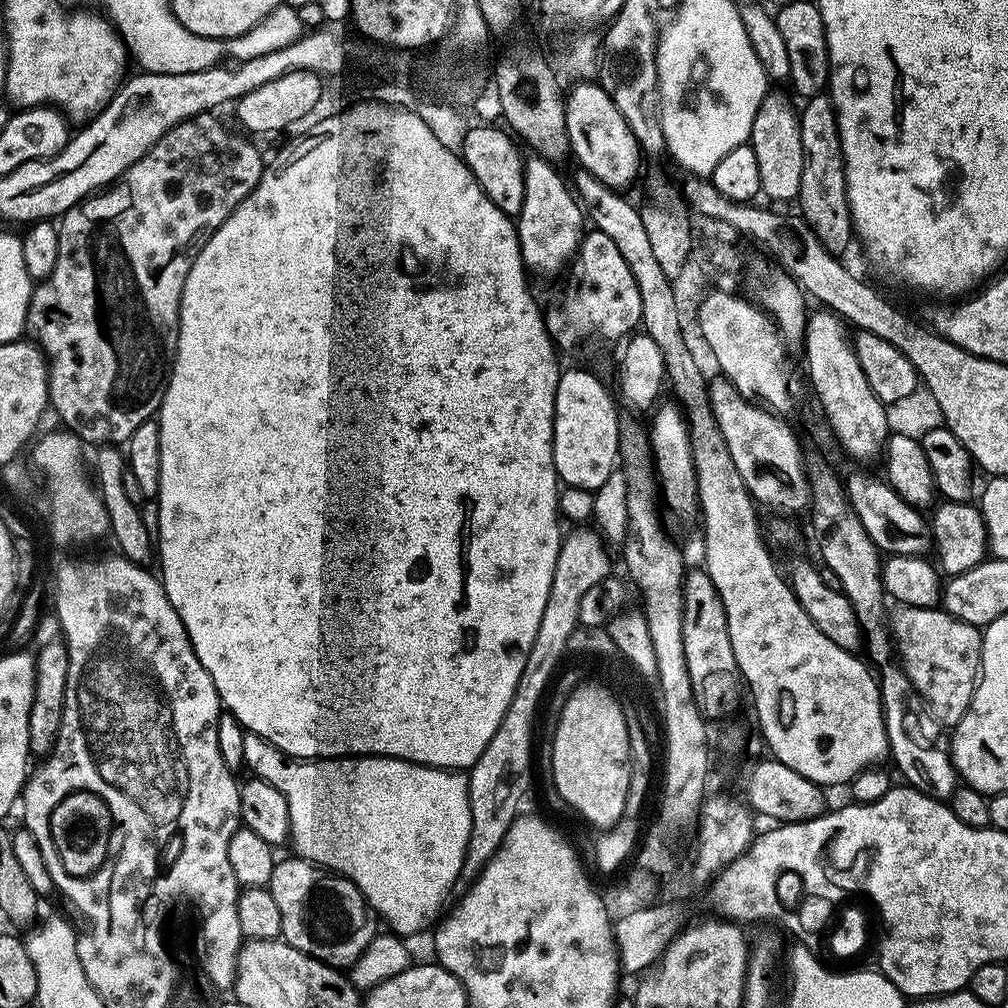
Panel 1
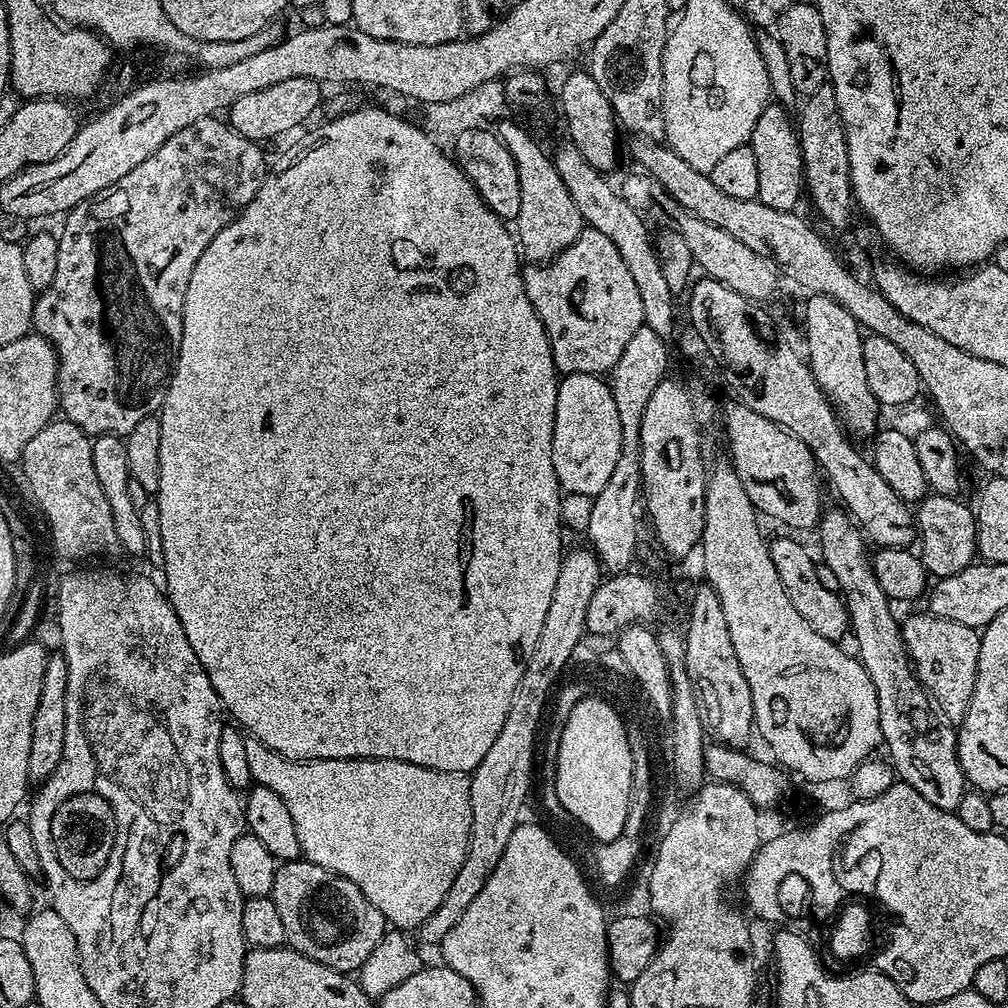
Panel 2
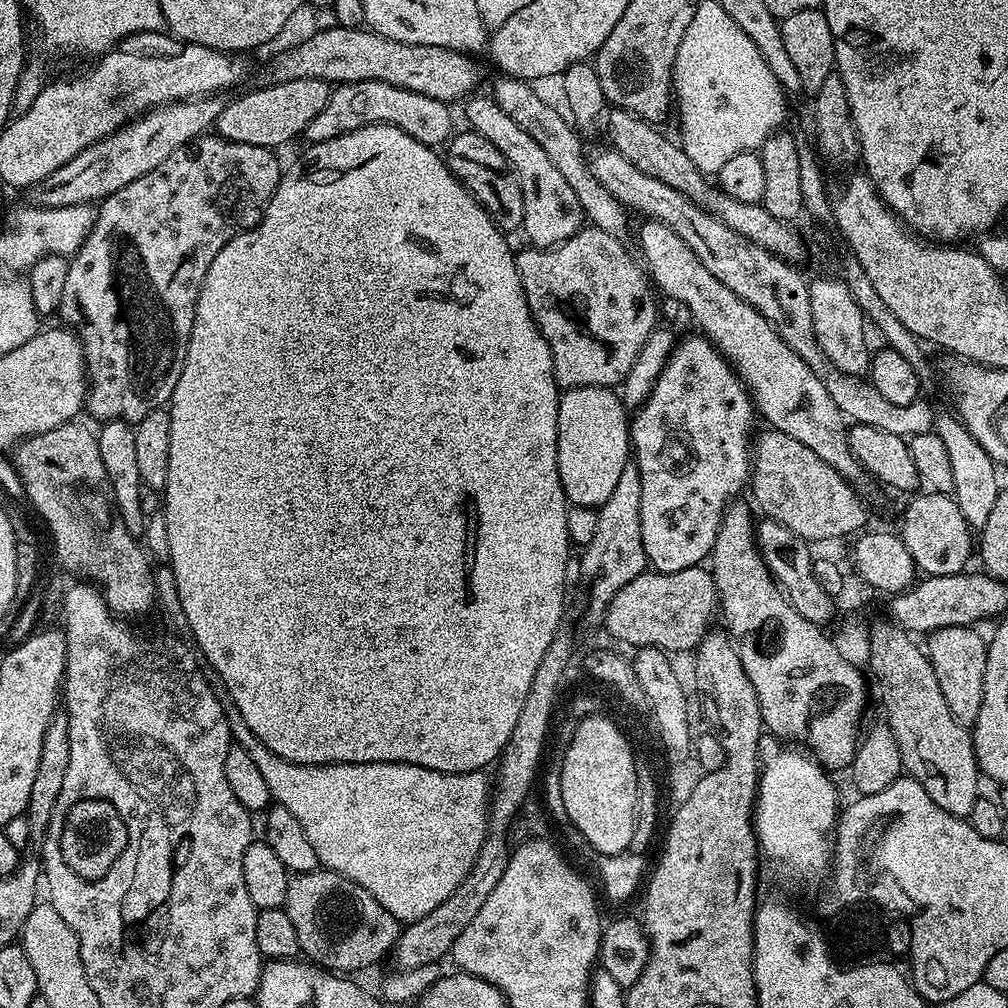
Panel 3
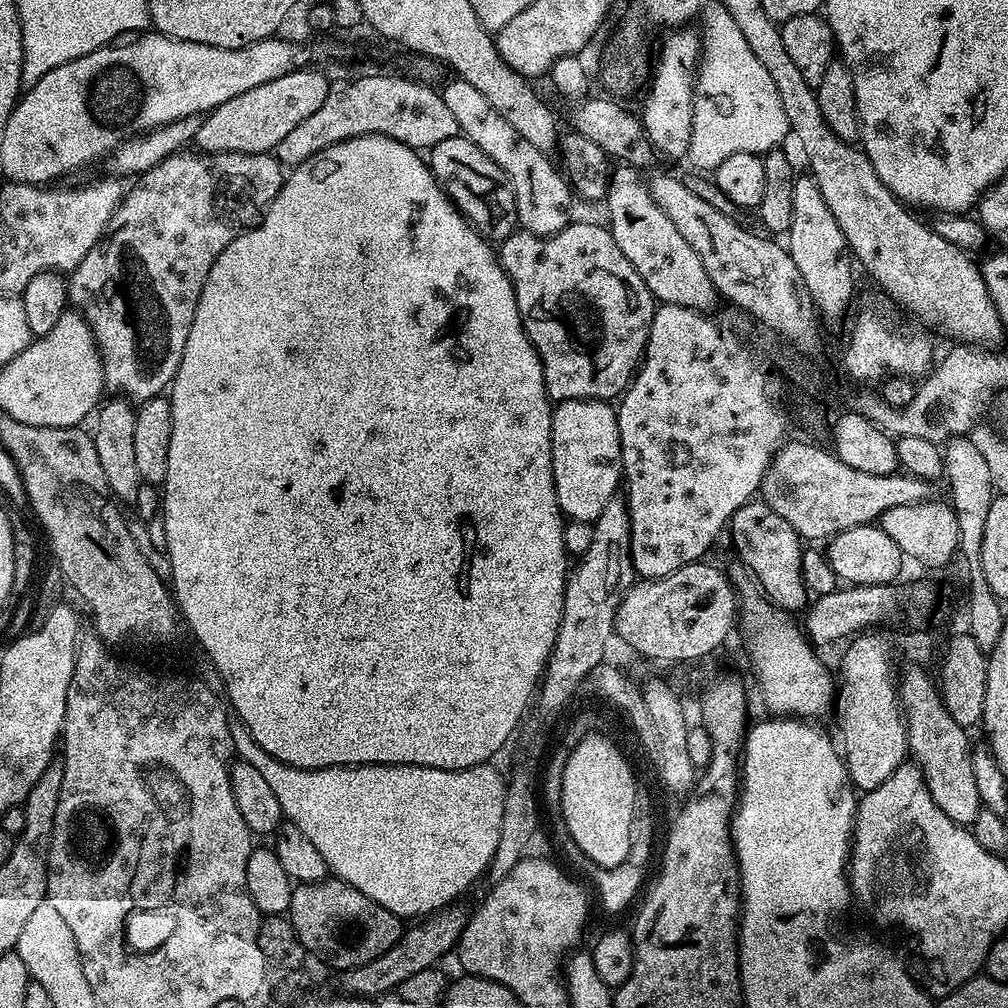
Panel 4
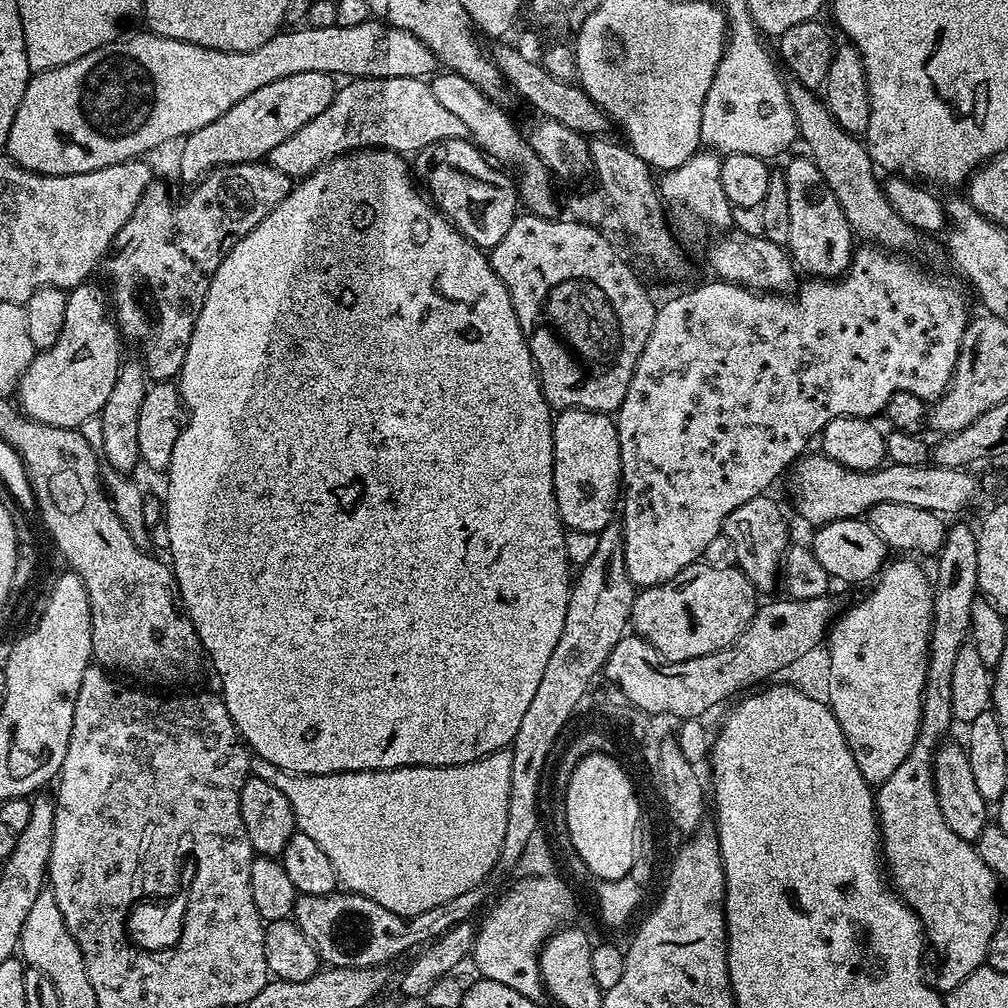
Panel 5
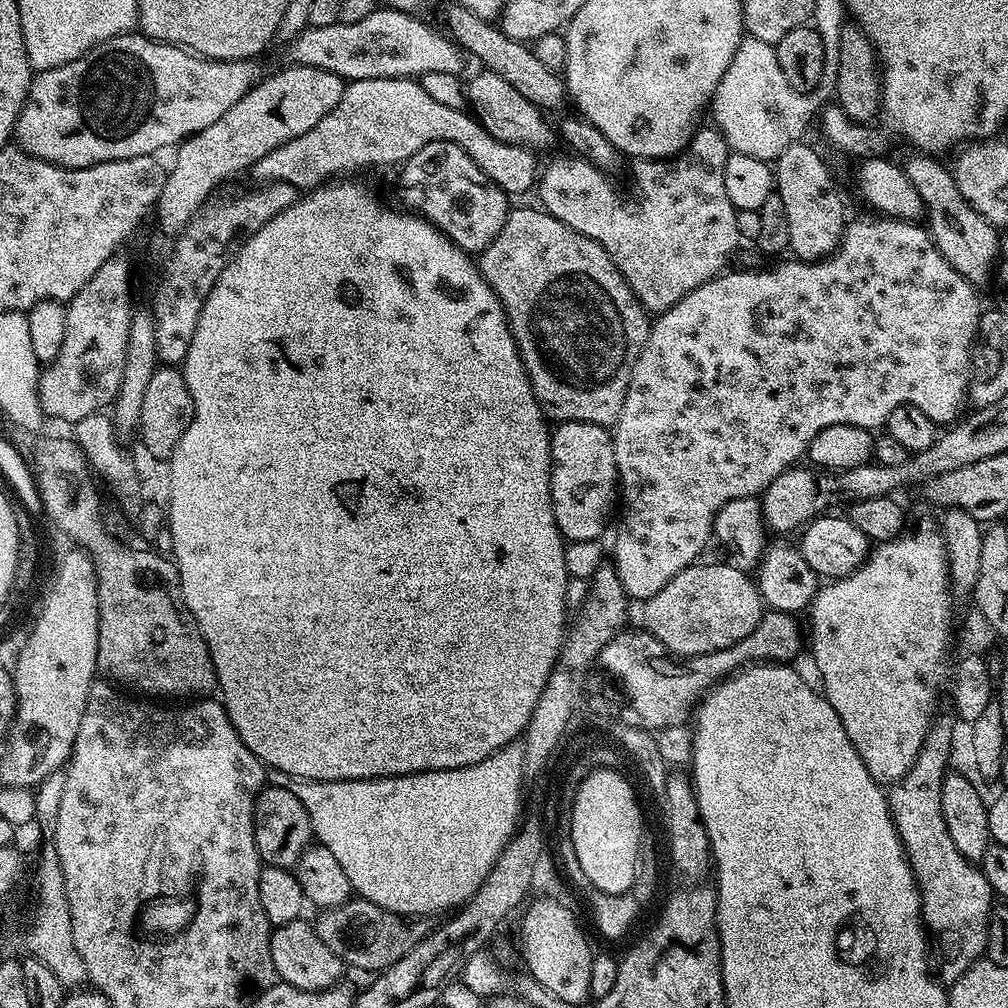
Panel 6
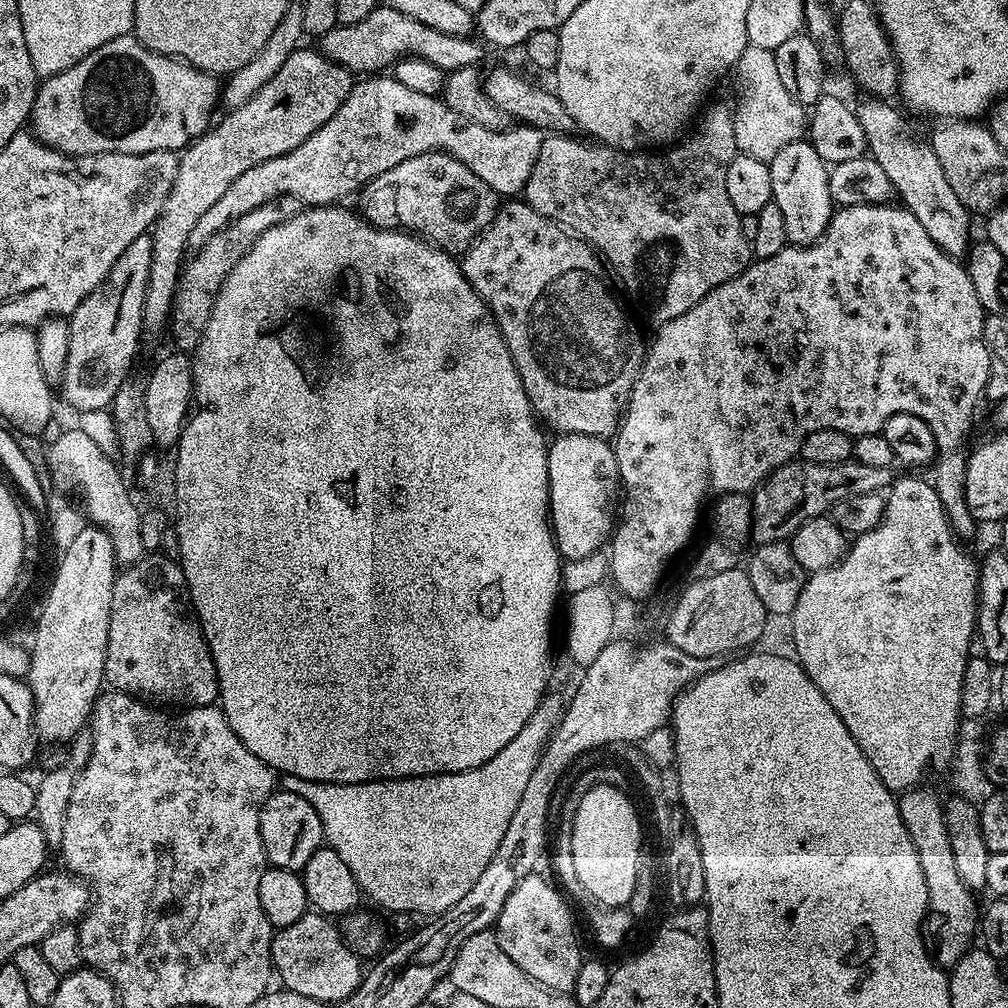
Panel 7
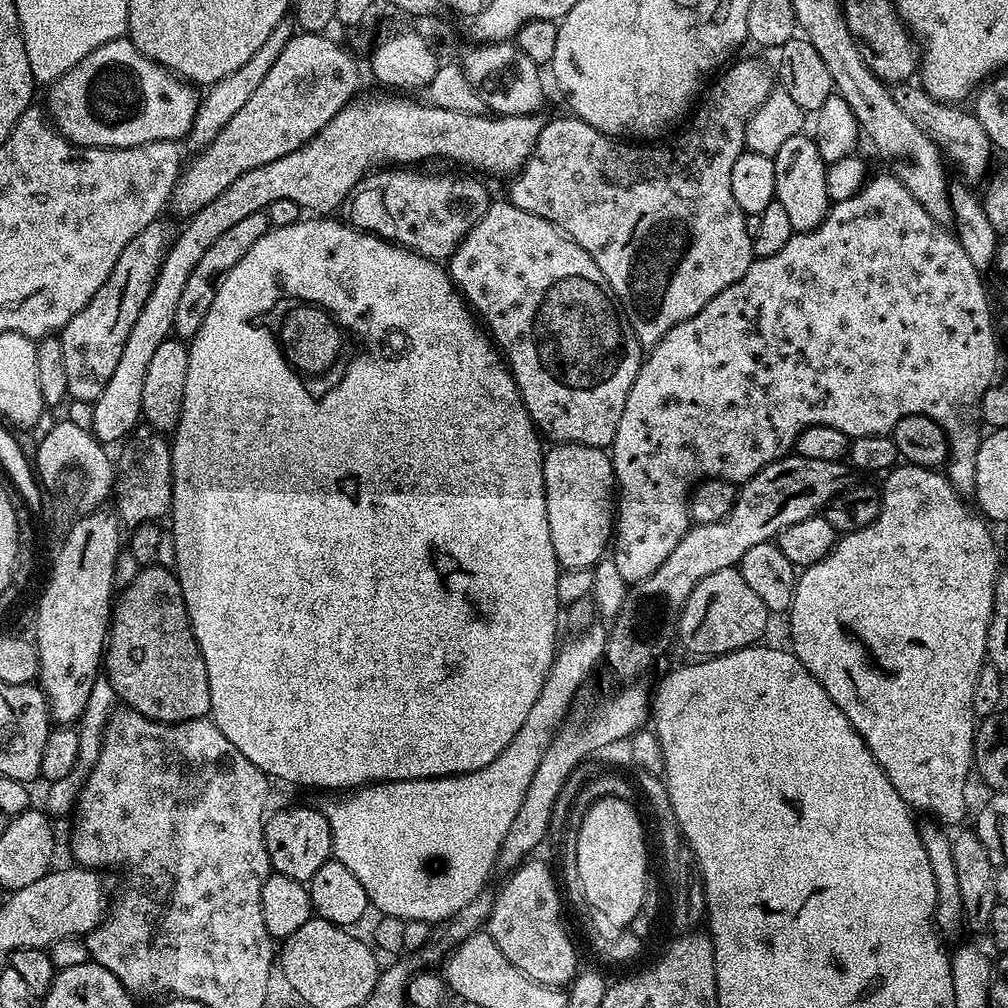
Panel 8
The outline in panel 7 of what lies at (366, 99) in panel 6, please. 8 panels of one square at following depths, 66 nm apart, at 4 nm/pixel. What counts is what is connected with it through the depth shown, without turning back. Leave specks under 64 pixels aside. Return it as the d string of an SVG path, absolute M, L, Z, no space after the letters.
M372 74L361 80L364 80L361 84L360 81L353 83L346 102L342 102L302 146L294 146L294 150L278 154L278 158L266 158L266 162L258 162L258 166L250 166L250 170L238 174L222 198L194 222L187 247L200 248L230 221L279 196L293 196L304 206L343 201L343 196L359 193L369 180L386 174L386 170L394 170L398 162L406 162L406 158L414 158L414 154L449 152L474 170L486 186L495 190L497 197L516 198L523 193L530 174L534 174L538 150L542 150L545 133L541 129L520 122L502 130L488 130L450 110L440 96L418 94L418 90L402 86L395 75Z

